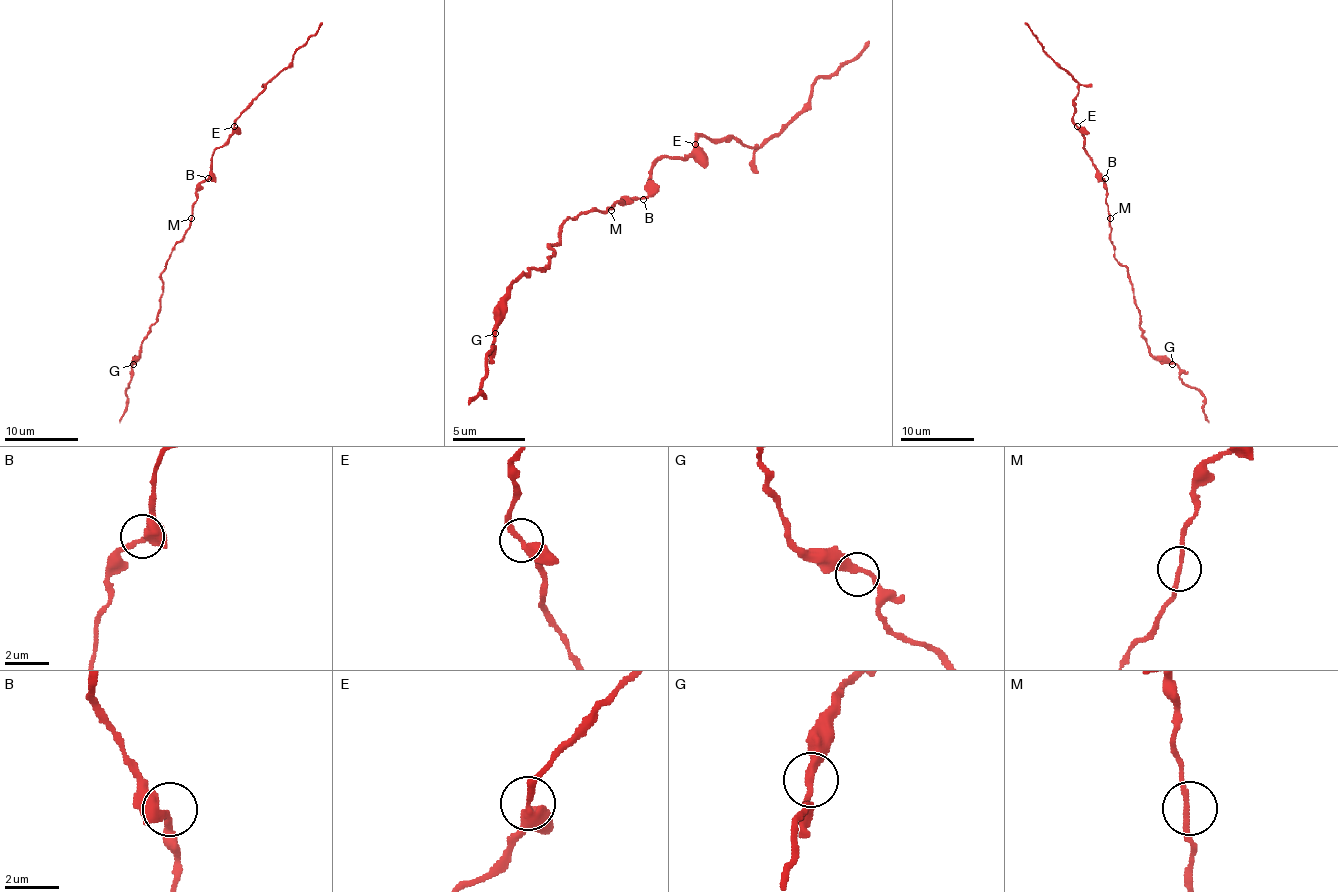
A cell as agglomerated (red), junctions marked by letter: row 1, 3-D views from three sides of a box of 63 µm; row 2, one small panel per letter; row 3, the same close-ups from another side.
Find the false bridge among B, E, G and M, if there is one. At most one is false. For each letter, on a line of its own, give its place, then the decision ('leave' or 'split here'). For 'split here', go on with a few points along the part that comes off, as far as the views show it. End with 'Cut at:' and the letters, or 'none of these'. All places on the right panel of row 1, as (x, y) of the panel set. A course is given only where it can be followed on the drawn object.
B: place (1105, 178); leave
E: place (1077, 126); leave
G: place (1172, 364); leave
M: place (1110, 218); leave
Cut at: none of these

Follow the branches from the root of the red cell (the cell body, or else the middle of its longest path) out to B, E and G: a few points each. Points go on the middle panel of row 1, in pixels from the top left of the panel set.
B: (611, 206), (614, 203), (643, 199)
E: (611, 206), (640, 199), (647, 192), (654, 166), (665, 156), (683, 159), (694, 145)
G: (611, 206), (585, 210), (564, 224), (560, 239), (549, 246), (549, 261), (513, 282), (495, 333)

